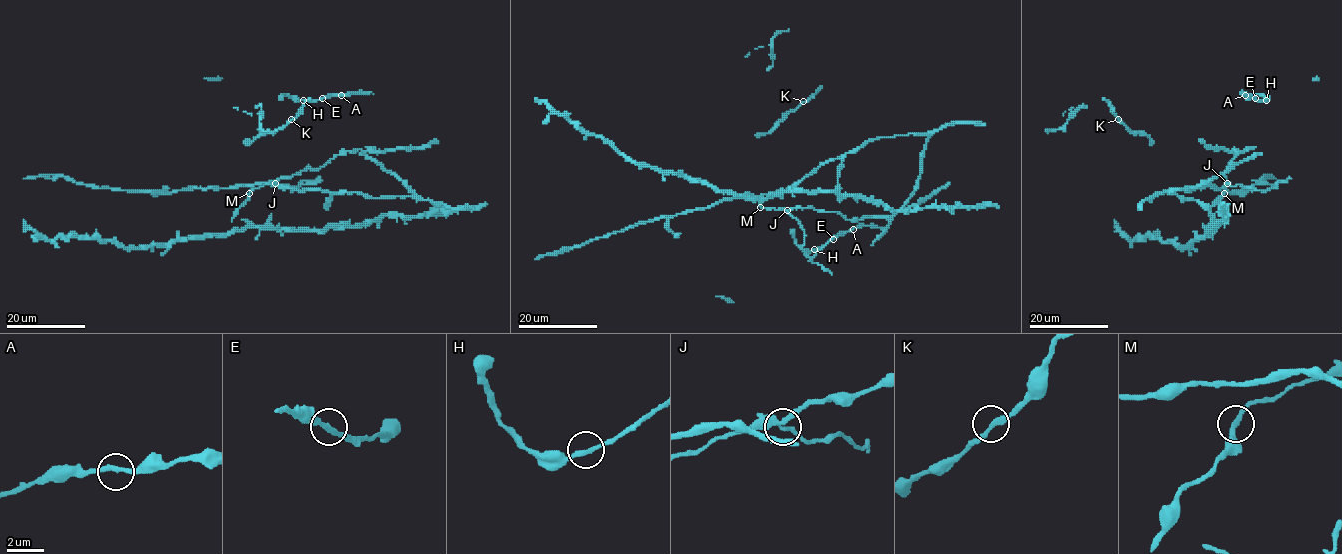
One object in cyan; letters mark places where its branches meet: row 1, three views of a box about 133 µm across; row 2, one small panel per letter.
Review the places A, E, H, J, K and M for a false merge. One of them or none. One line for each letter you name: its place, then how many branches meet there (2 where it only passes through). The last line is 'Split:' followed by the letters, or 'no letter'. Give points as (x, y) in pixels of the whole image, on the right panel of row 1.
J: (1227, 183) | 3
Split: J

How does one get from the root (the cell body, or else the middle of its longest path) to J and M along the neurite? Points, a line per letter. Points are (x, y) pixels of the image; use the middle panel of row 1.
J: (899, 210), (877, 238), (887, 227), (886, 217), (847, 219), (838, 212), (813, 208), (787, 210)
M: (899, 210), (877, 238), (887, 227), (886, 217), (847, 219), (838, 212), (813, 208), (760, 207)

